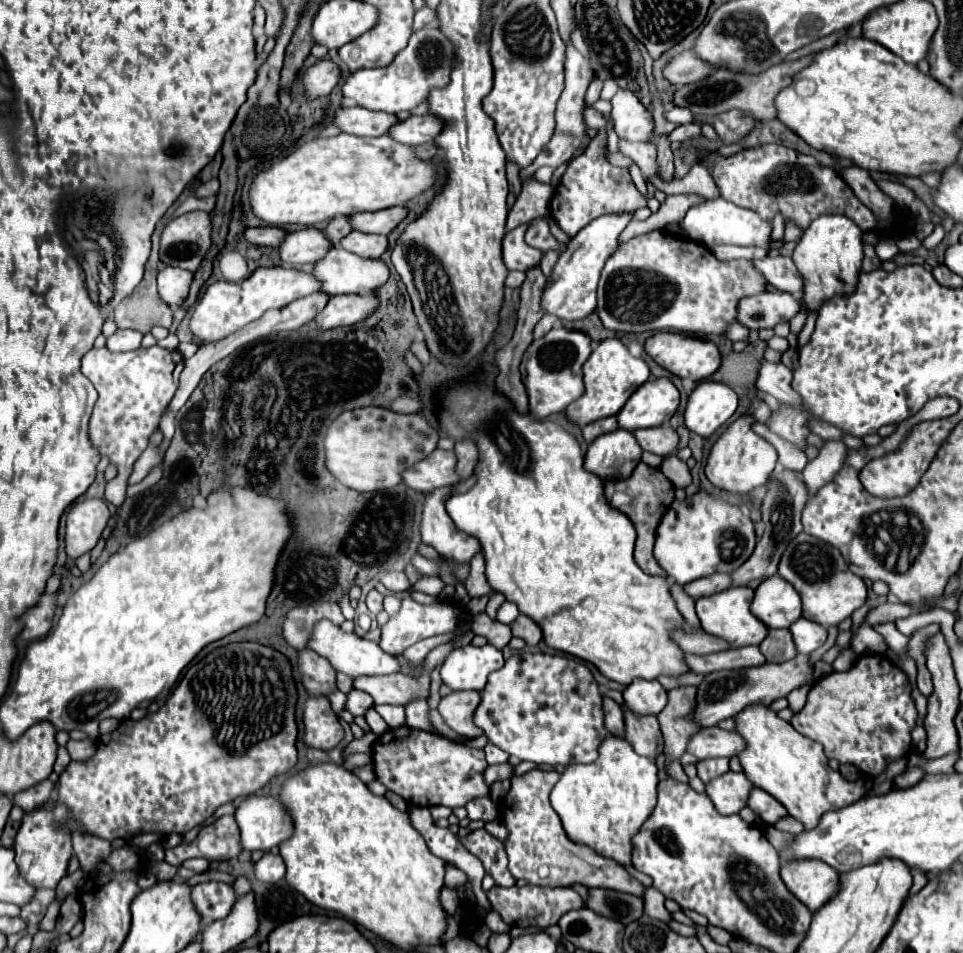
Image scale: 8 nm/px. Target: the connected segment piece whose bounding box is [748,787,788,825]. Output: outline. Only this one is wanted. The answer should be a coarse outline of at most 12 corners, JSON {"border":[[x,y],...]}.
{"border":[[758,787],[750,791],[748,807],[762,821],[788,813],[770,793]]}

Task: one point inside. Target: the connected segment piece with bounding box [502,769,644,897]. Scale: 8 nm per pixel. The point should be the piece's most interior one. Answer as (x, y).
(539, 851)

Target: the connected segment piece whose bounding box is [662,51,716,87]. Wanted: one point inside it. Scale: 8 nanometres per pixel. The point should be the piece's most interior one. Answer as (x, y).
(685, 68)

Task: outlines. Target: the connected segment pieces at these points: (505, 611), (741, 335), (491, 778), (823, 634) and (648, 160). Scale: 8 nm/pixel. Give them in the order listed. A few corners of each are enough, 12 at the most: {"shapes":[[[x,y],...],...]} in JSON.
{"shapes":[[[504,601],[498,609],[496,619],[510,625],[518,615],[518,607]],[[732,321],[724,333],[732,341],[748,339],[748,329]],[[488,765],[484,781],[490,787],[496,781],[512,777],[512,765]],[[804,617],[790,625],[798,653],[810,655],[828,639],[826,627]],[[618,141],[646,177],[658,175],[656,145],[652,141]]]}

